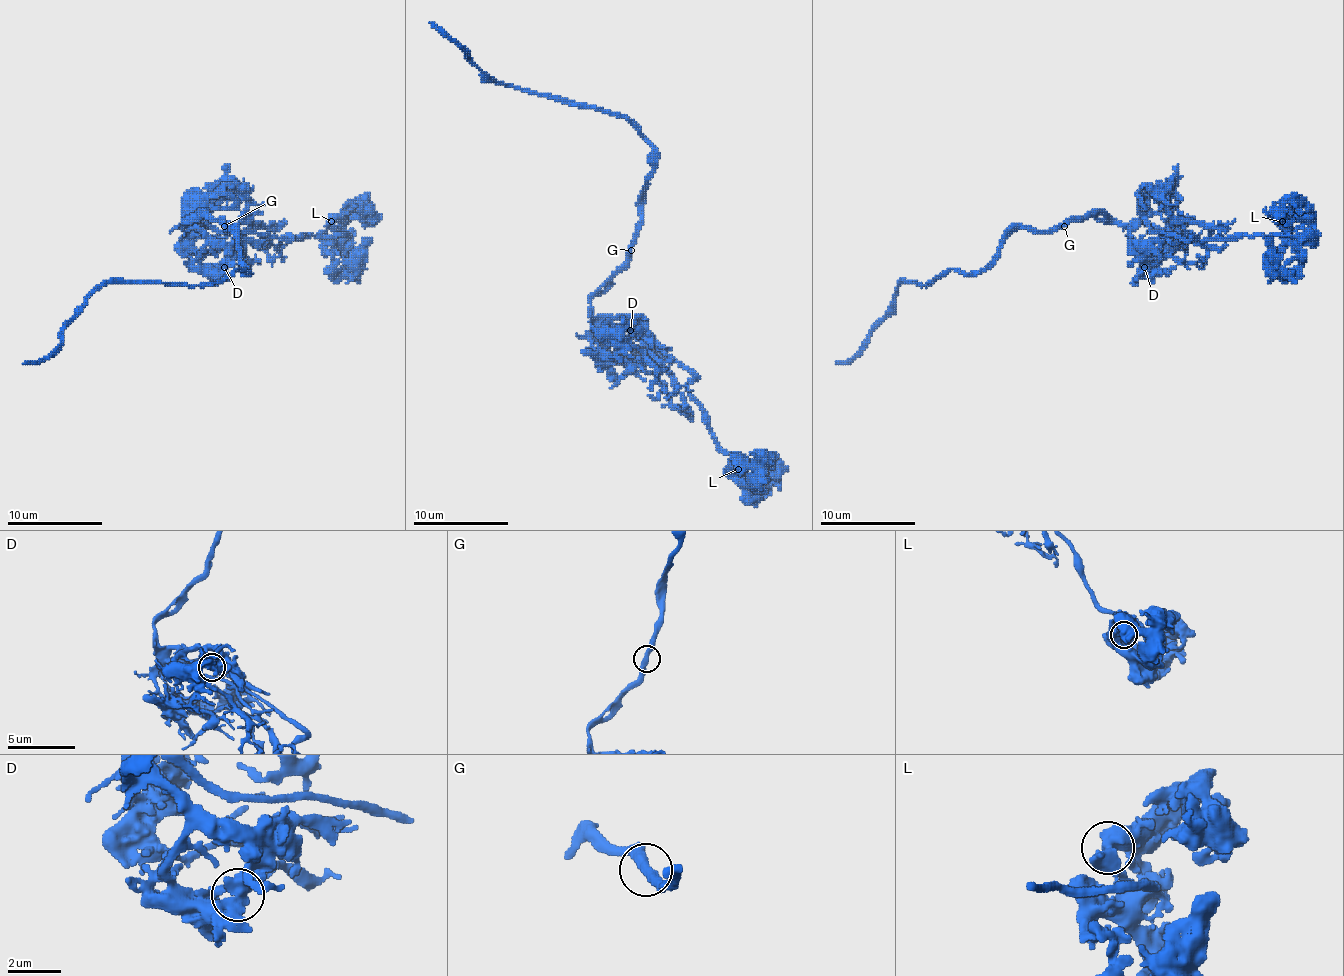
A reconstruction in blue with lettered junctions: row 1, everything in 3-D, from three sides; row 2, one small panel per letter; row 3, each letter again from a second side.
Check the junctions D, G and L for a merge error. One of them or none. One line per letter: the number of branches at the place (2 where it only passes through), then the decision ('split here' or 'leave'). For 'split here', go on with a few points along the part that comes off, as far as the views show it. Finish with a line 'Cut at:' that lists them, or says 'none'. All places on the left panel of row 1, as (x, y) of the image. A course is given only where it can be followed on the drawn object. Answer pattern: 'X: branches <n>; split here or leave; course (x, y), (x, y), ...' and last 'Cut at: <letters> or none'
D: branches 2; leave
G: branches 2; leave
L: branches 2; leave
Cut at: none

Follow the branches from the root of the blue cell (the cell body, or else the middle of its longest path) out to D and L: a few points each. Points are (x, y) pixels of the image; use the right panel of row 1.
D: (1061, 224), (1083, 221), (1090, 216), (1125, 224), (1130, 228), (1130, 252), (1144, 266)
L: (1061, 224), (1142, 219), (1171, 243), (1206, 245), (1244, 235), (1299, 235), (1282, 221)

